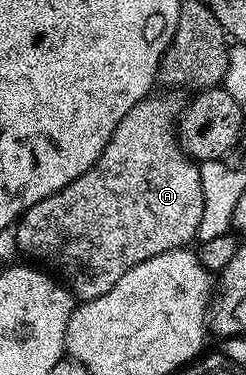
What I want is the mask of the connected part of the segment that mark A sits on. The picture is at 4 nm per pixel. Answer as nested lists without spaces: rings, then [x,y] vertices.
[[[148,96],[136,104],[136,108],[116,124],[116,132],[112,132],[109,144],[84,176],[40,200],[40,204],[32,204],[32,208],[28,208],[16,223],[19,251],[51,271],[59,270],[54,272],[65,279],[75,299],[82,302],[104,296],[104,292],[108,292],[112,284],[116,284],[116,280],[136,264],[169,250],[189,247],[190,241],[193,243],[197,239],[204,216],[199,163],[185,154],[178,143],[176,119],[180,105],[177,100],[154,97]]]

